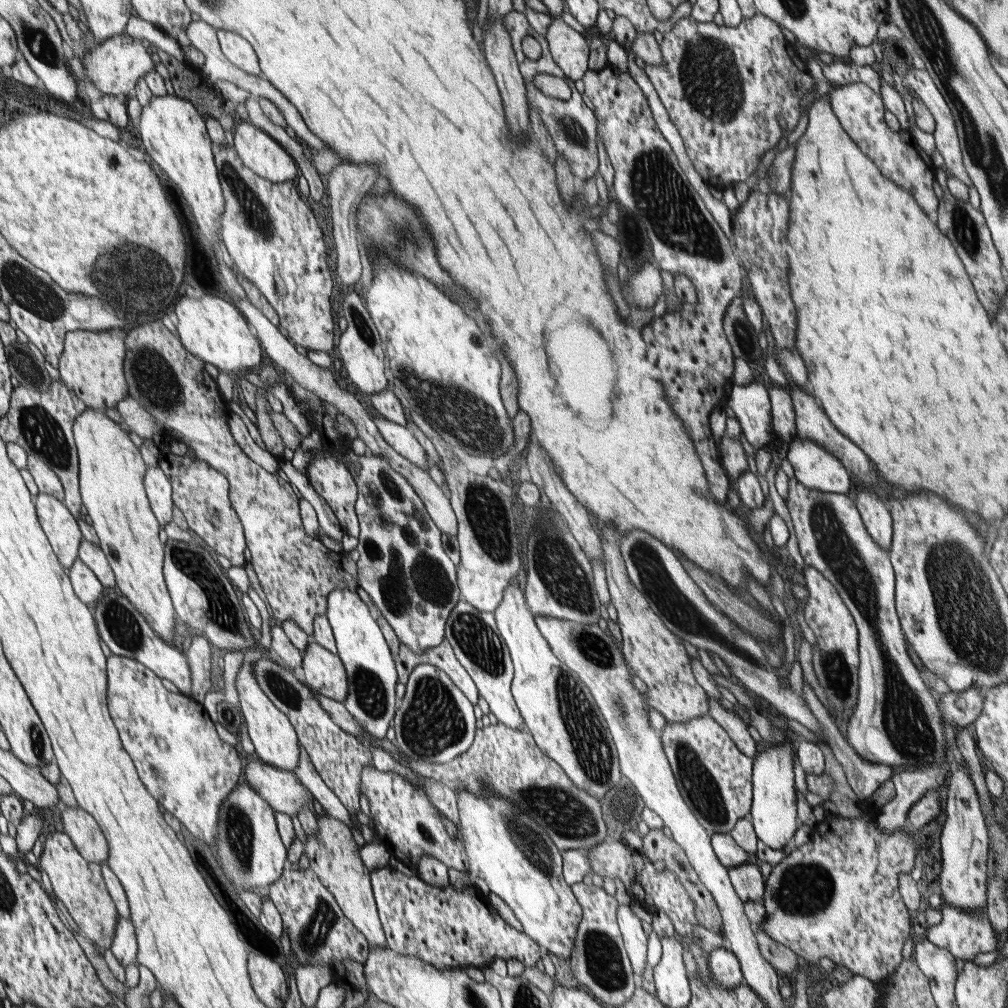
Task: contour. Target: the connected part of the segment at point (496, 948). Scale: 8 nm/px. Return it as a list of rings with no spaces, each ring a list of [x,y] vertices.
[[[395,868],[373,870],[373,896],[377,914],[385,932],[385,946],[403,954],[417,956],[437,968],[489,966],[495,958],[509,962],[515,958],[523,966],[535,966],[543,956],[539,944],[527,934],[505,924],[473,886],[455,890],[447,886],[429,886],[415,876],[405,876]]]

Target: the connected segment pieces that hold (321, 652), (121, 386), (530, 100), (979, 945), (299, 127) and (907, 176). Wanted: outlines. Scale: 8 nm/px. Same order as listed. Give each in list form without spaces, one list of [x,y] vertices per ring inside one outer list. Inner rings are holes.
[[[309,642],[303,652],[303,682],[315,692],[343,704],[343,700],[347,700],[345,692],[349,692],[349,680],[345,680],[341,658],[313,642]]]
[[[119,328],[109,332],[87,332],[75,330],[65,332],[65,348],[57,362],[59,378],[65,388],[91,410],[105,410],[117,406],[119,400],[125,400],[125,336]]]
[[[511,10],[507,16],[503,16],[499,20],[505,28],[505,32],[509,34],[509,40],[511,40],[511,50],[515,52],[515,58],[517,58],[517,66],[519,66],[519,72],[523,76],[523,82],[525,82],[525,90],[527,90],[527,104],[529,104],[529,110],[535,110],[539,114],[539,120],[545,124],[553,144],[555,144],[555,152],[557,152],[557,158],[559,160],[565,160],[571,174],[575,176],[577,182],[589,182],[591,178],[595,178],[595,172],[597,172],[597,166],[599,166],[599,160],[597,160],[597,136],[595,136],[595,116],[591,112],[591,108],[587,108],[581,100],[581,94],[573,88],[573,80],[569,80],[561,70],[559,66],[553,62],[549,50],[547,50],[547,38],[541,36],[539,32],[535,32],[525,14],[523,12],[517,12],[517,10]],[[523,36],[531,36],[539,42],[539,48],[541,48],[541,56],[537,60],[529,60],[523,56],[521,52],[521,38]],[[535,74],[551,74],[551,76],[559,76],[567,82],[569,90],[571,90],[571,98],[567,100],[561,100],[561,98],[551,98],[551,96],[545,96],[541,90],[537,90],[533,84],[531,84],[531,78]]]
[[[939,904],[941,906],[941,922],[935,924],[935,926],[929,926],[929,930],[925,932],[925,940],[941,946],[941,948],[947,948],[955,958],[961,958],[963,962],[965,960],[973,960],[973,956],[977,952],[991,952],[999,946],[1001,938],[999,934],[993,930],[989,918],[985,916],[983,908],[957,908],[957,906],[951,906],[951,904]]]
[[[197,20],[197,22],[189,24],[187,36],[189,36],[189,40],[193,40],[195,50],[199,50],[199,52],[205,56],[205,62],[203,62],[203,66],[201,66],[201,70],[199,70],[199,74],[203,76],[203,82],[213,84],[215,80],[227,80],[227,82],[233,82],[235,86],[247,90],[247,92],[251,94],[251,98],[269,98],[269,100],[283,112],[283,118],[287,120],[287,126],[293,128],[293,132],[297,134],[297,138],[301,138],[303,142],[307,142],[307,146],[315,148],[315,150],[325,150],[325,148],[329,148],[329,144],[327,144],[323,138],[319,138],[317,134],[313,134],[311,128],[307,128],[307,124],[305,124],[303,116],[299,114],[299,110],[265,78],[265,74],[259,74],[259,76],[257,76],[257,74],[247,74],[247,72],[243,72],[241,68],[237,68],[235,64],[231,64],[231,62],[221,54],[219,40],[217,40],[217,30],[215,30],[213,26],[209,26],[209,24],[203,22],[203,20]]]
[[[851,82],[851,84],[843,84],[843,86],[835,86],[835,84],[827,86],[823,98],[827,98],[831,102],[831,110],[833,110],[835,118],[839,120],[841,128],[853,138],[853,142],[861,148],[861,152],[871,158],[871,162],[877,166],[881,176],[893,180],[905,192],[909,192],[915,198],[915,202],[923,208],[923,212],[929,216],[929,220],[935,222],[939,200],[935,198],[935,194],[931,190],[931,180],[935,178],[935,174],[931,168],[927,172],[929,156],[925,156],[925,152],[915,144],[909,130],[891,132],[887,128],[887,124],[883,120],[883,114],[885,114],[883,100],[867,84],[861,84],[861,82]]]

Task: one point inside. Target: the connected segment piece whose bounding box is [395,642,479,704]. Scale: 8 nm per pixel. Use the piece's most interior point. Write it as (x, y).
(443, 657)

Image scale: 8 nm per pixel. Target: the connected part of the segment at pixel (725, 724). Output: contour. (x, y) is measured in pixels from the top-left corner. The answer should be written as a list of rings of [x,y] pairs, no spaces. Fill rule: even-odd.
[[[707,694],[707,714],[709,714],[721,728],[725,728],[725,734],[731,738],[731,742],[735,744],[735,748],[737,748],[741,754],[749,756],[749,760],[753,760],[757,742],[753,742],[753,738],[749,736],[747,724],[743,724],[737,714],[733,714],[731,710],[727,710],[723,702],[717,702],[717,700],[715,700],[713,696],[709,696],[709,694]]]

